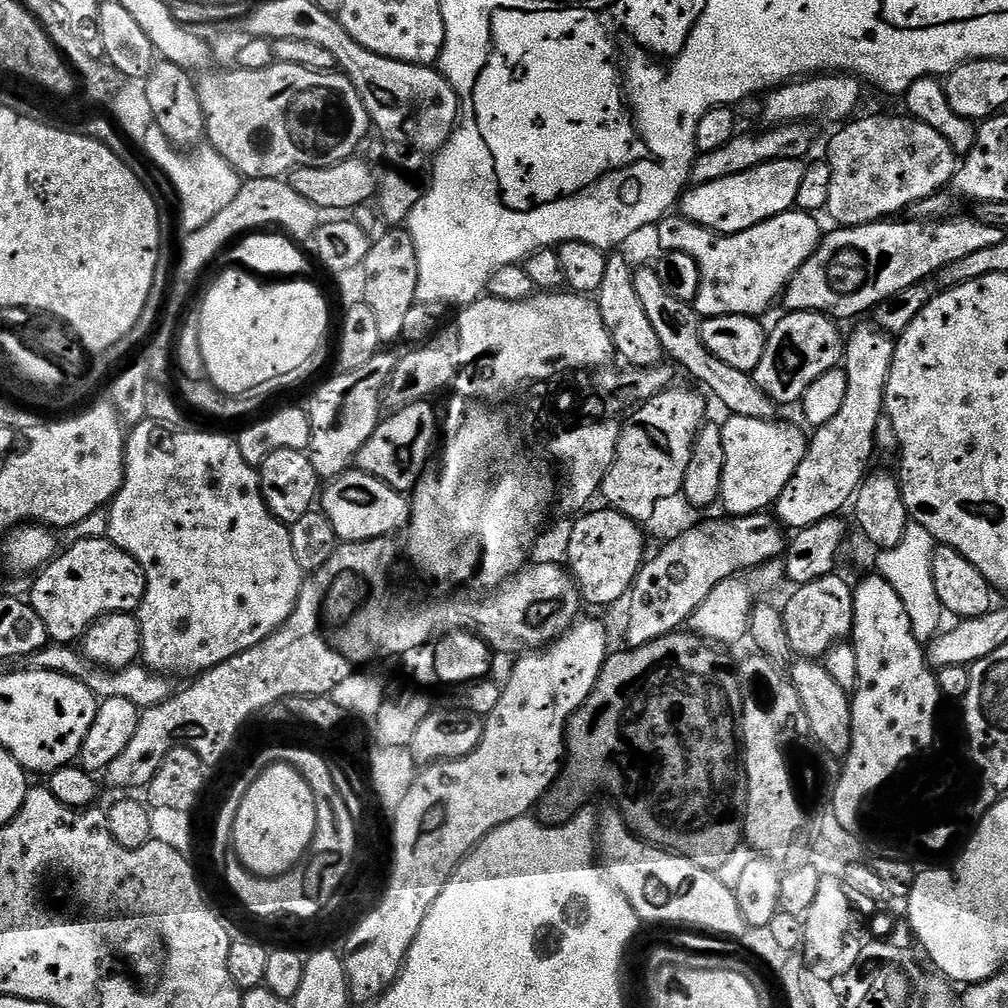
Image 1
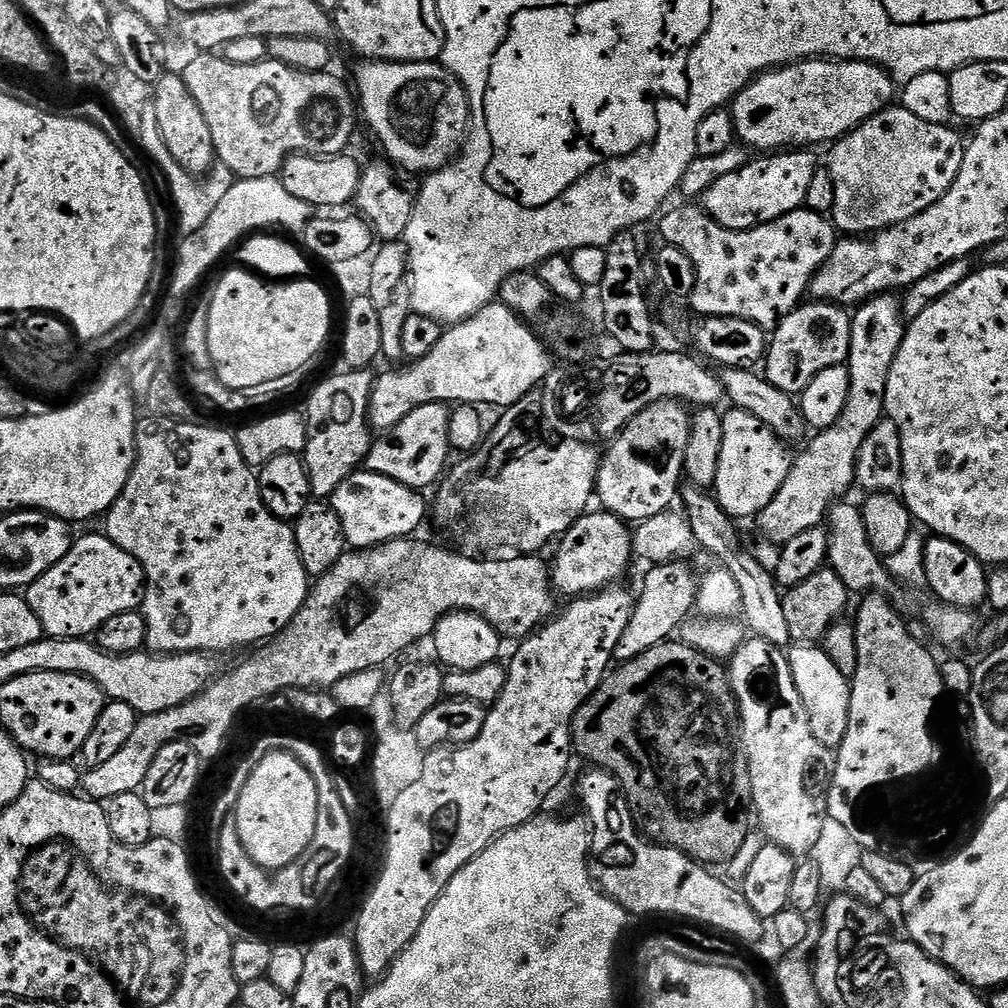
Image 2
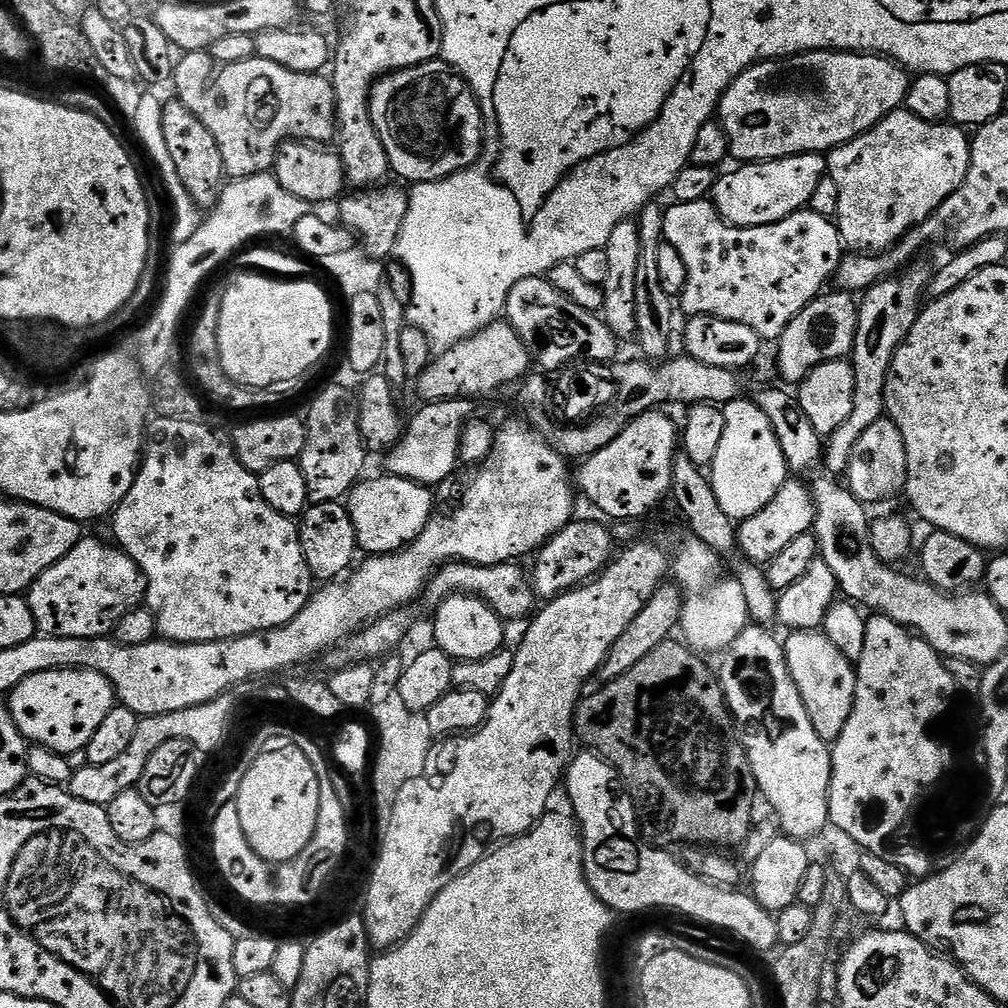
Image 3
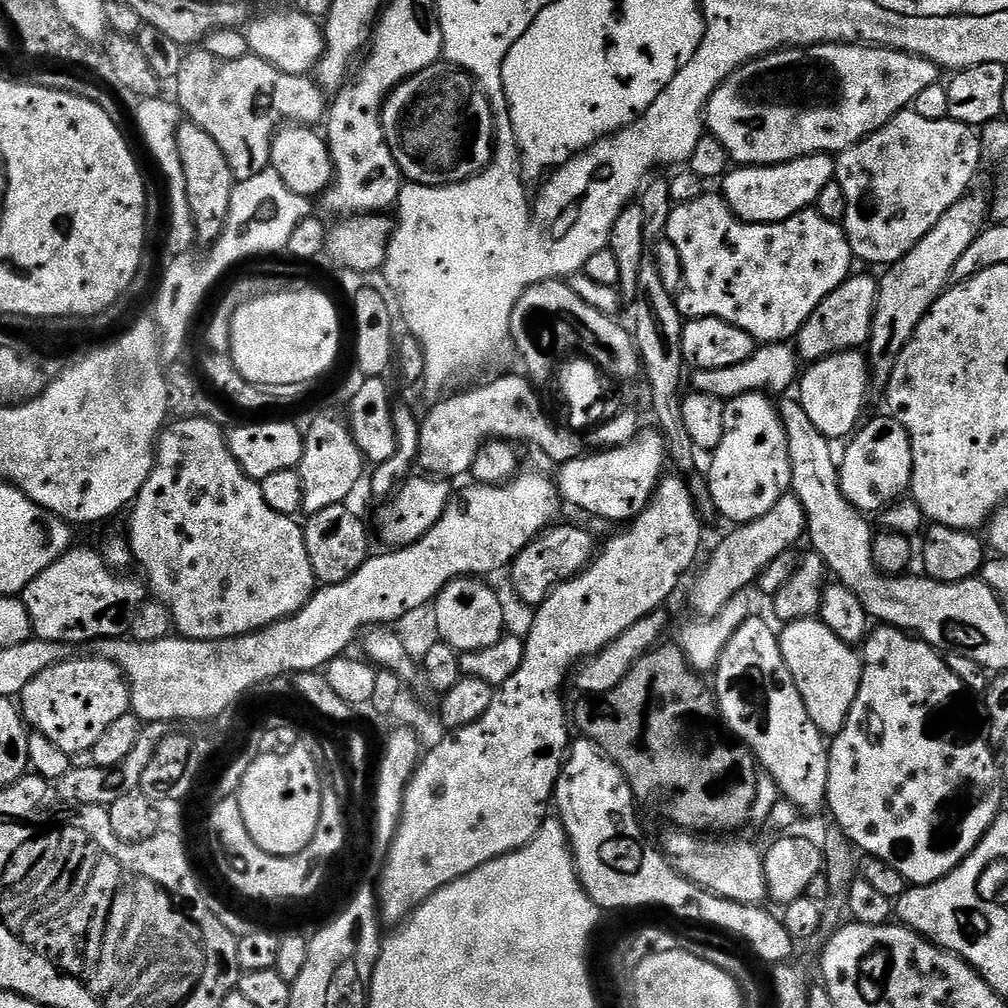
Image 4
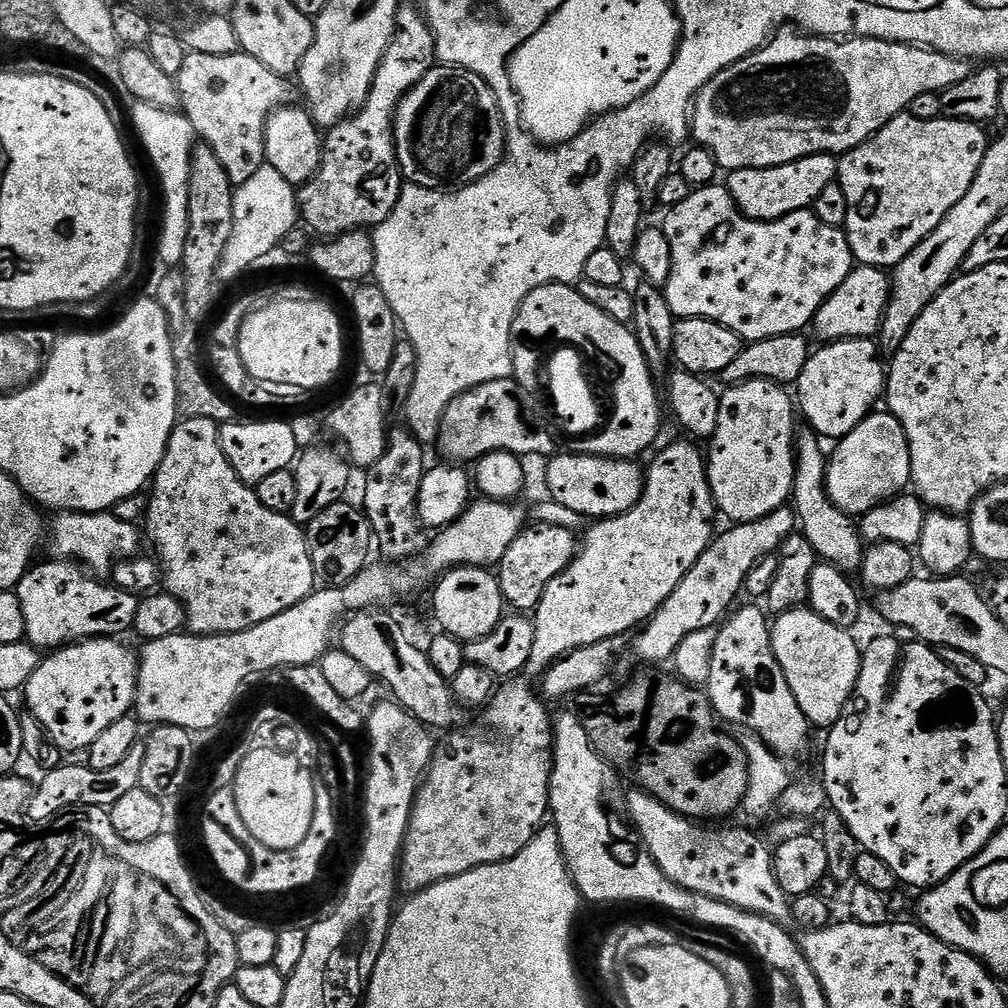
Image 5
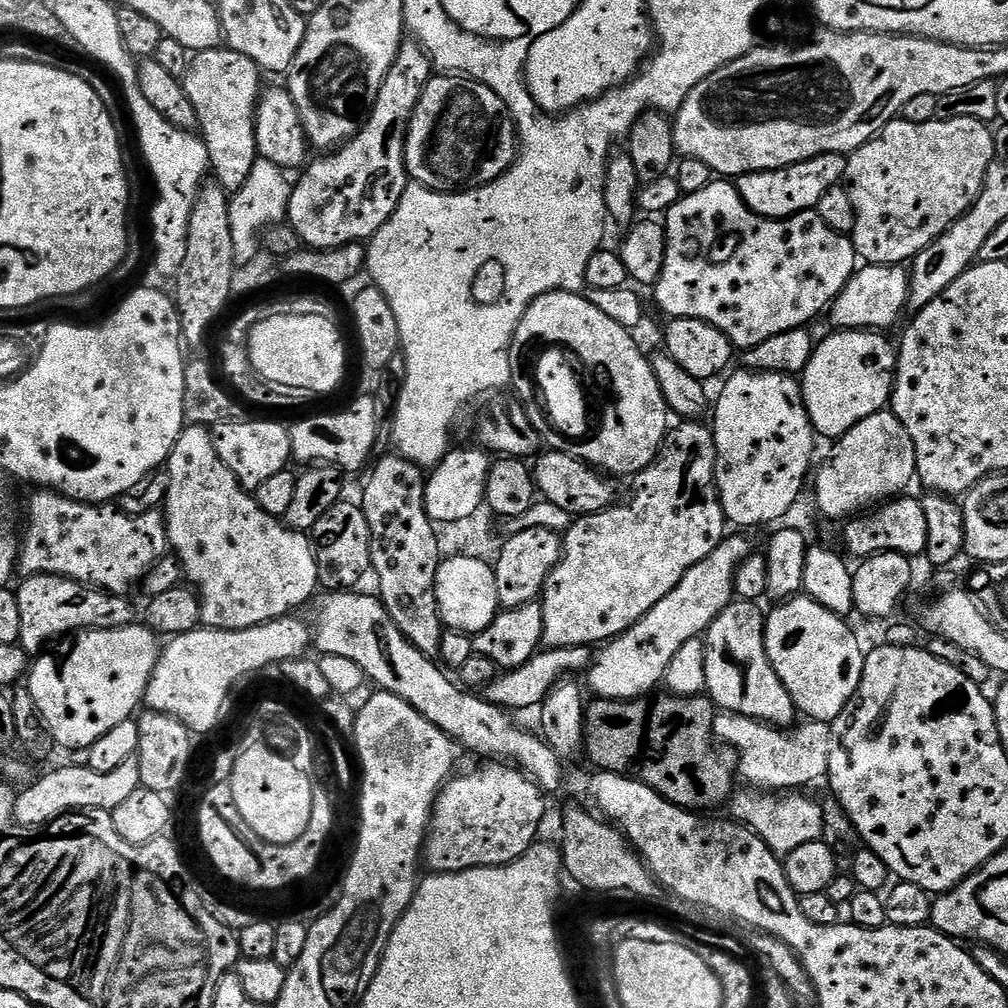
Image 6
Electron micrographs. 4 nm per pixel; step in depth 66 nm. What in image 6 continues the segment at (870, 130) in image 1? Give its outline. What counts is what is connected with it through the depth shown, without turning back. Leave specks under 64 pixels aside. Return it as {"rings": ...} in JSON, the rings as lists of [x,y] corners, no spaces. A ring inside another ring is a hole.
{"rings":[[[897,118],[847,157],[843,183],[854,202],[854,230],[850,234],[856,255],[864,264],[899,264],[911,261],[930,246],[958,218],[972,209],[986,182],[986,170],[994,158],[993,129],[974,118],[934,119],[915,124]]]}

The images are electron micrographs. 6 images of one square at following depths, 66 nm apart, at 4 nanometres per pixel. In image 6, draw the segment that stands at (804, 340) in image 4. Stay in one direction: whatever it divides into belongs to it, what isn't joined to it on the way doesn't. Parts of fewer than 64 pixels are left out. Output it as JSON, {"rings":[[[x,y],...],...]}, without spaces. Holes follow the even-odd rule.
{"rings":[[[864,264],[857,267],[848,284],[830,305],[836,330],[889,330],[908,308],[910,272],[899,264]]]}

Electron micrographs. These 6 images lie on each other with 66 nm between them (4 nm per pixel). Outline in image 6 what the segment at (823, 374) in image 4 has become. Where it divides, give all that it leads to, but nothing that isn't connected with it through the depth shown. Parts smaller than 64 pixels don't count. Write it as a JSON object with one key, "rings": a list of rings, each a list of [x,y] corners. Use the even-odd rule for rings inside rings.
{"rings":[[[836,330],[823,341],[817,343],[810,362],[802,373],[804,405],[813,428],[821,437],[839,438],[847,434],[852,427],[858,426],[875,412],[885,411],[892,398],[892,387],[896,385],[897,349],[887,340],[880,330]]]}

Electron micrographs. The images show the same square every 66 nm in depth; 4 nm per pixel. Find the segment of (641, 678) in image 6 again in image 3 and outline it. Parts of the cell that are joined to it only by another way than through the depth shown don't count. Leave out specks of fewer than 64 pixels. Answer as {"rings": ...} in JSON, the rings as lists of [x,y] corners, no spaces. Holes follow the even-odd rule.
{"rings":[[[788,479],[778,490],[778,494],[774,494],[774,498],[770,502],[766,502],[766,506],[762,506],[762,510],[758,510],[758,514],[739,521],[736,530],[736,542],[739,555],[744,555],[741,557],[743,557],[745,561],[761,566],[767,565],[768,561],[773,560],[789,542],[794,542],[794,538],[813,531],[816,522],[816,504],[812,501],[812,490],[807,483],[799,484],[796,480],[799,479]]]}

